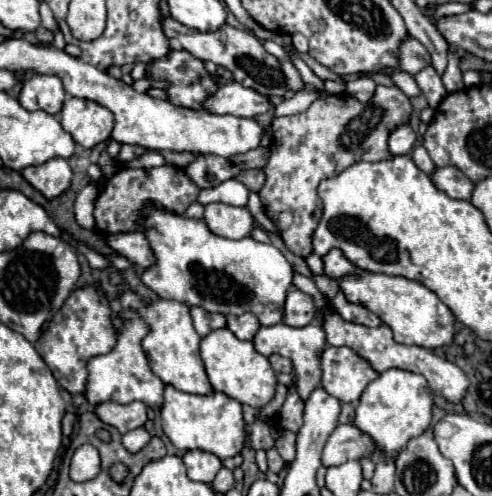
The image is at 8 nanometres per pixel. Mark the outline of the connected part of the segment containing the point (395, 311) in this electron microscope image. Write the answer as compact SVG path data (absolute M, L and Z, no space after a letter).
M360 272L338 278L338 286L348 302L368 308L384 324L388 324L394 332L394 340L400 344L416 344L434 350L452 342L454 324L456 324L454 314L432 290L428 290L424 284L416 280L394 278L374 272Z

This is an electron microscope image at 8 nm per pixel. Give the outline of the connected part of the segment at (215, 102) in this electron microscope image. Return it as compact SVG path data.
M238 82L222 84L214 94L202 102L202 110L208 114L232 114L240 118L254 118L270 110L268 98L248 90Z

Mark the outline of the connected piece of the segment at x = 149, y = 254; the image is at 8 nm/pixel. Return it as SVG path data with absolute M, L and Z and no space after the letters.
M128 232L128 234L108 236L108 244L110 244L112 250L126 256L136 266L150 268L150 266L156 264L156 258L154 258L154 252L148 244L148 238L142 232Z

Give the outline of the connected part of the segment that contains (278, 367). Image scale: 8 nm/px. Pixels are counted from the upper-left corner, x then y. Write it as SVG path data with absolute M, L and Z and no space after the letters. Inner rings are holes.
M272 354L270 358L270 364L276 372L282 372L282 374L292 374L292 362L288 362L288 358L282 358L278 354Z

